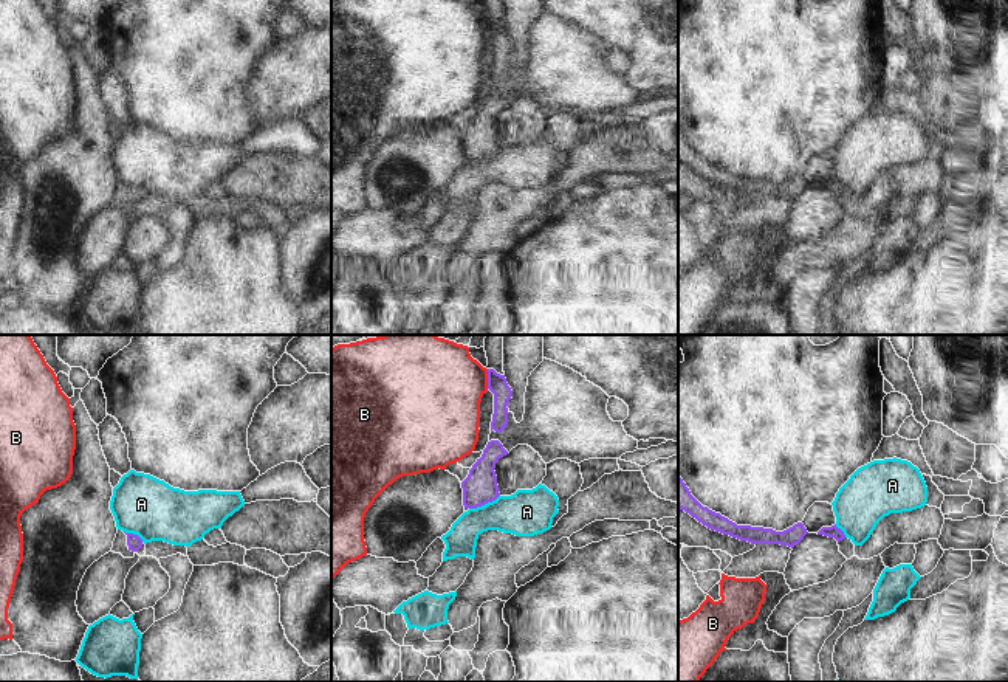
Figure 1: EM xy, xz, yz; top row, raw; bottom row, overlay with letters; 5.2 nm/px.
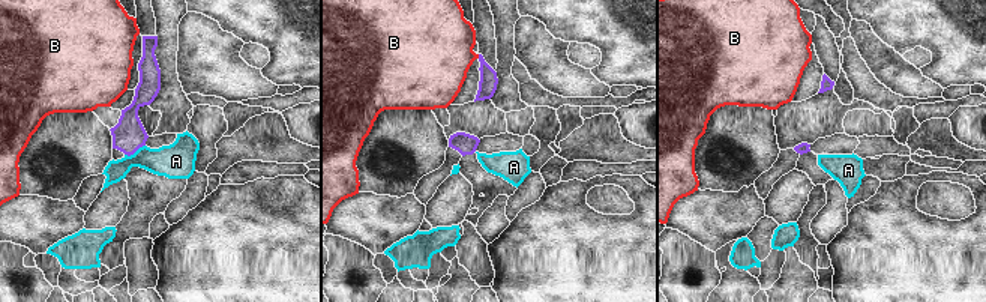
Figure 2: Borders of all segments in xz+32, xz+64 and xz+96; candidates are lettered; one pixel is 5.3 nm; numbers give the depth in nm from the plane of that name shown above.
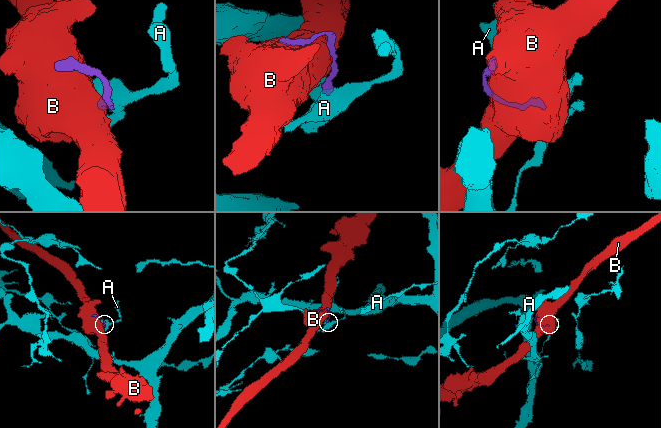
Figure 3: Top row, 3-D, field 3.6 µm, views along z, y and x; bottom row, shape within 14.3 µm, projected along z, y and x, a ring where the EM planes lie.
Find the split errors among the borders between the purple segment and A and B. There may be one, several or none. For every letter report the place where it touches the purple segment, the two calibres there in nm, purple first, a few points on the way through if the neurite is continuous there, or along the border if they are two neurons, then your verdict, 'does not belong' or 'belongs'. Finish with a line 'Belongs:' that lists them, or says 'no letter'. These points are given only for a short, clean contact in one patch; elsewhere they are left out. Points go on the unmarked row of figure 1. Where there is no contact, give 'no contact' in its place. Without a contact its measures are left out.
A: xz (483, 157) | 180/240 nm | along xz (499, 148), (469, 161) | does not belong
B: xz (488, 31) | 100/420 nm | along xz (486, 22), (488, 41) | does not belong
Belongs: no letter

